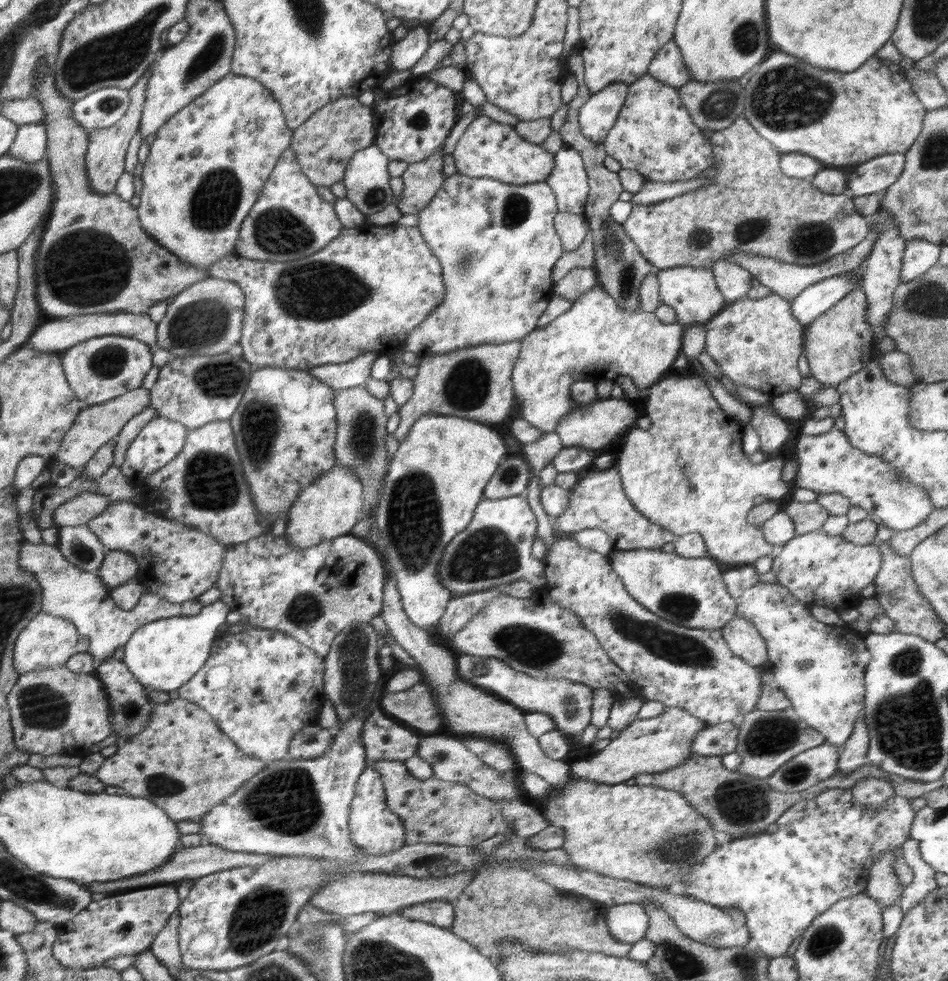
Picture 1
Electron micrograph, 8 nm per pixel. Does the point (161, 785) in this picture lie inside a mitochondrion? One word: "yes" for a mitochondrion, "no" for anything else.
yes

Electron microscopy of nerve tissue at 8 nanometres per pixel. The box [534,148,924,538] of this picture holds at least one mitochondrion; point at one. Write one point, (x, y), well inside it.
(809, 241)

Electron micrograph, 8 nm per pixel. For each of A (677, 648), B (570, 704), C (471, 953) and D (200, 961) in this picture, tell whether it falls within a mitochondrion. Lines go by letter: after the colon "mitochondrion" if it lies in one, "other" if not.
A: mitochondrion
B: mitochondrion
C: other
D: other

